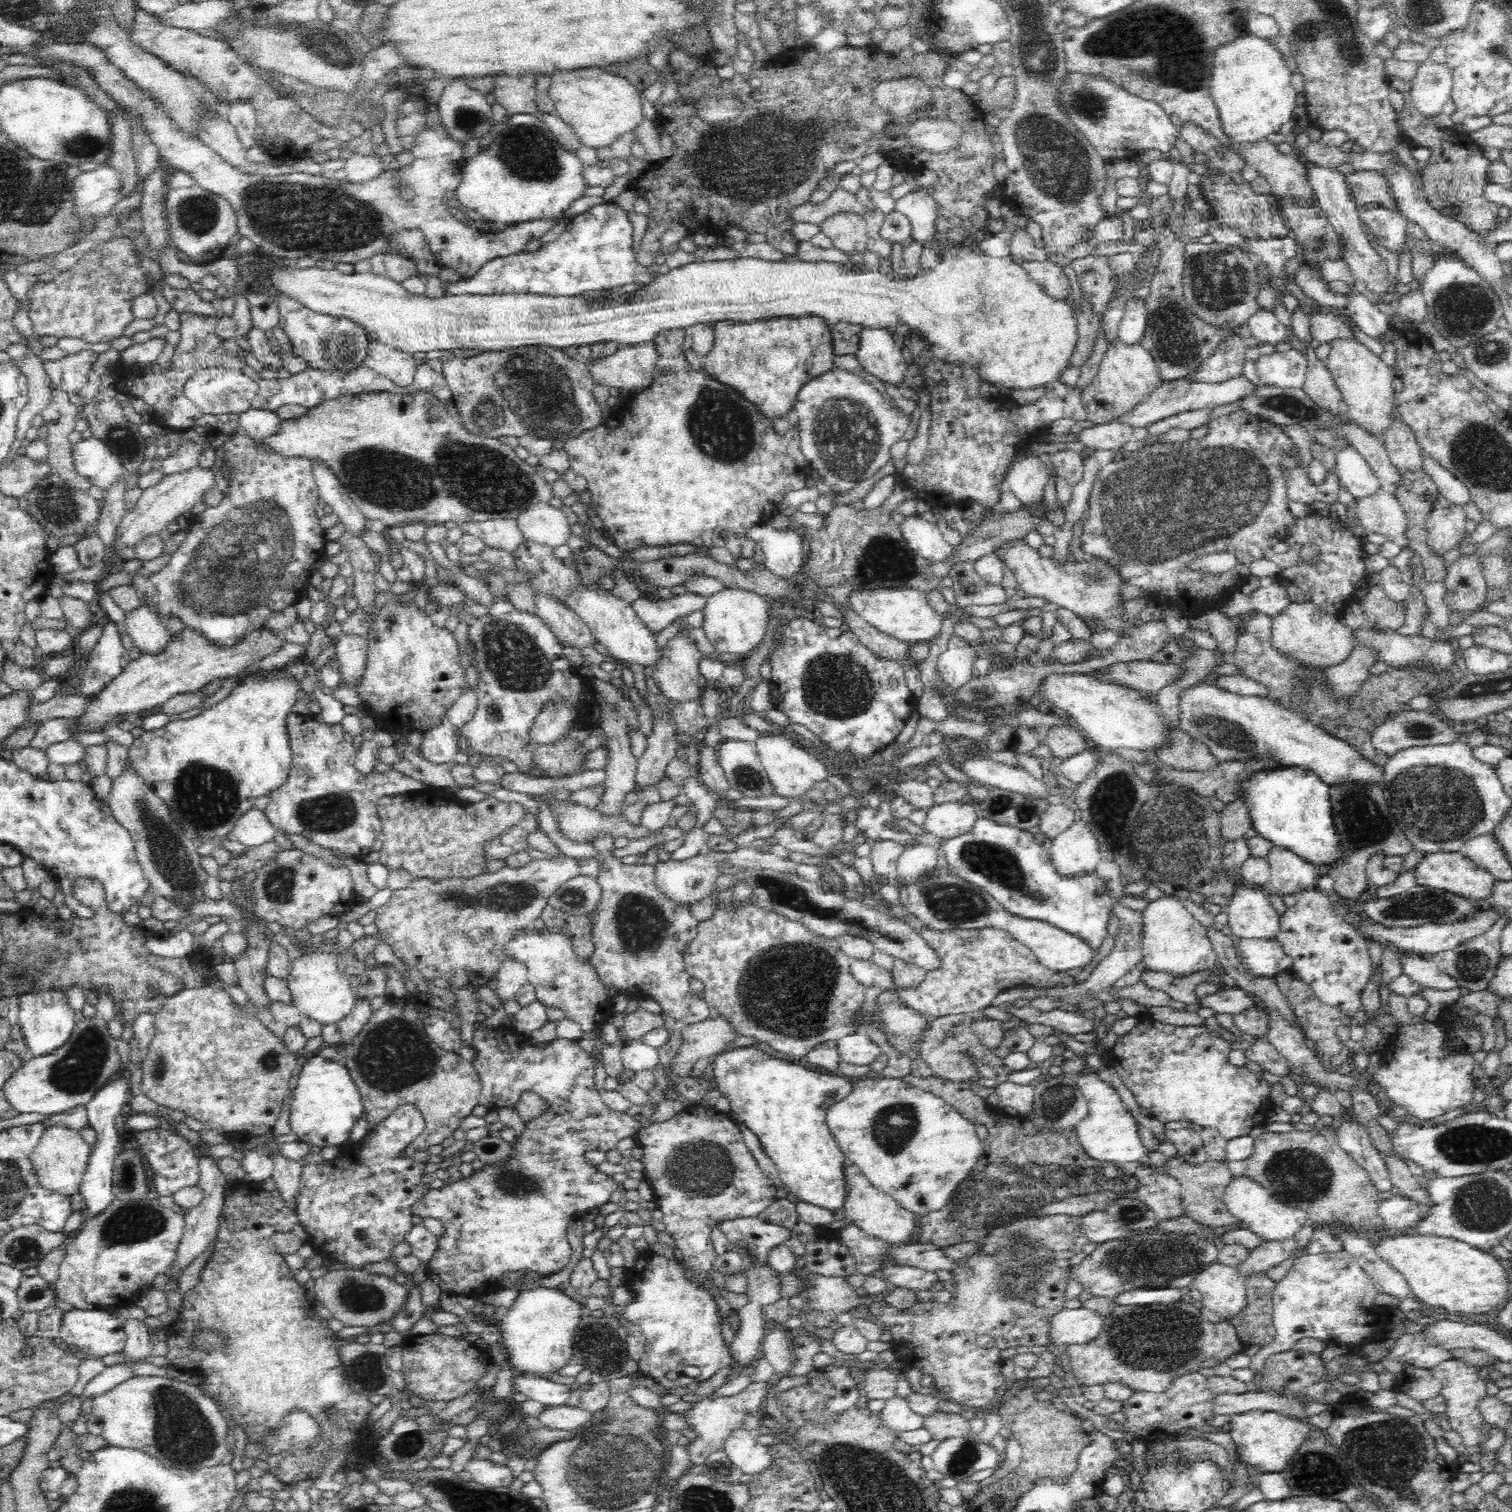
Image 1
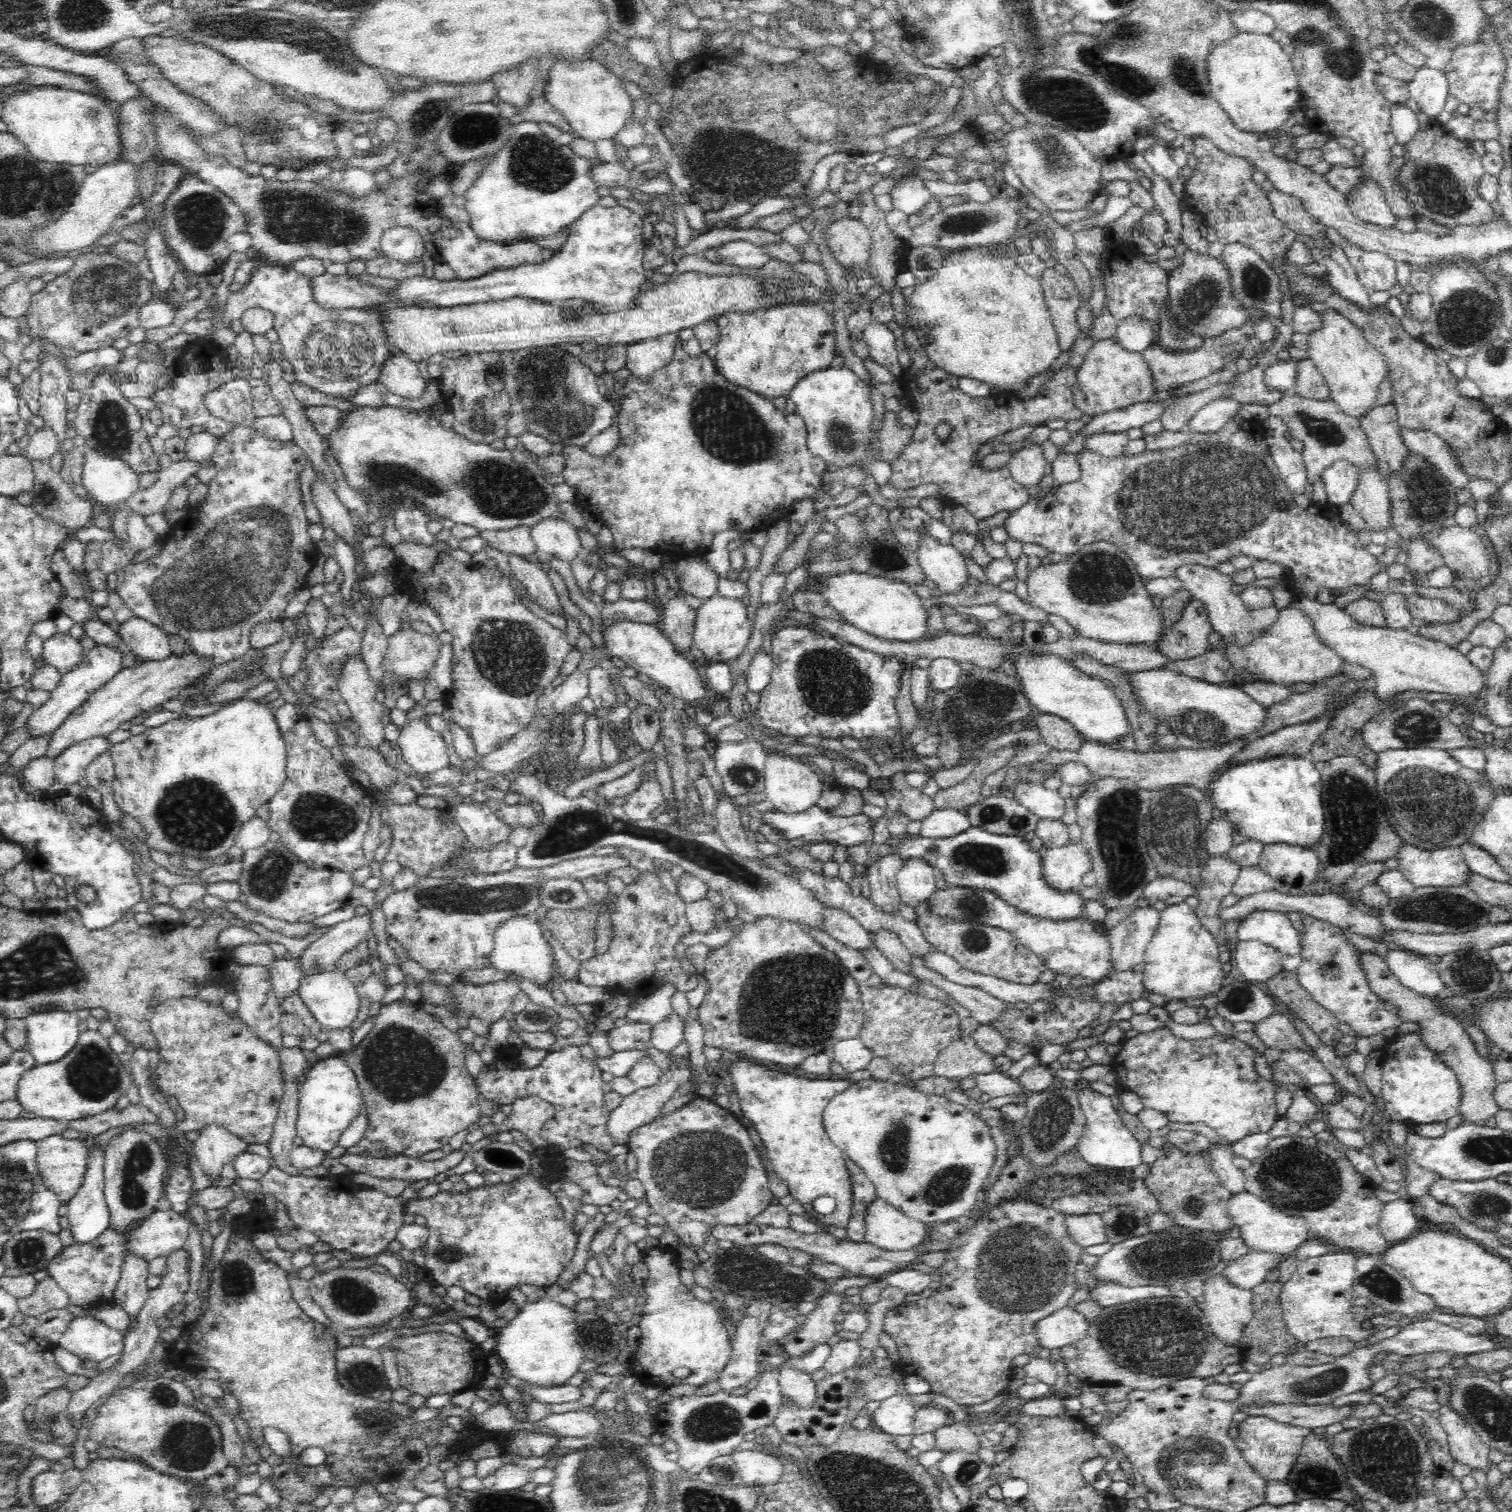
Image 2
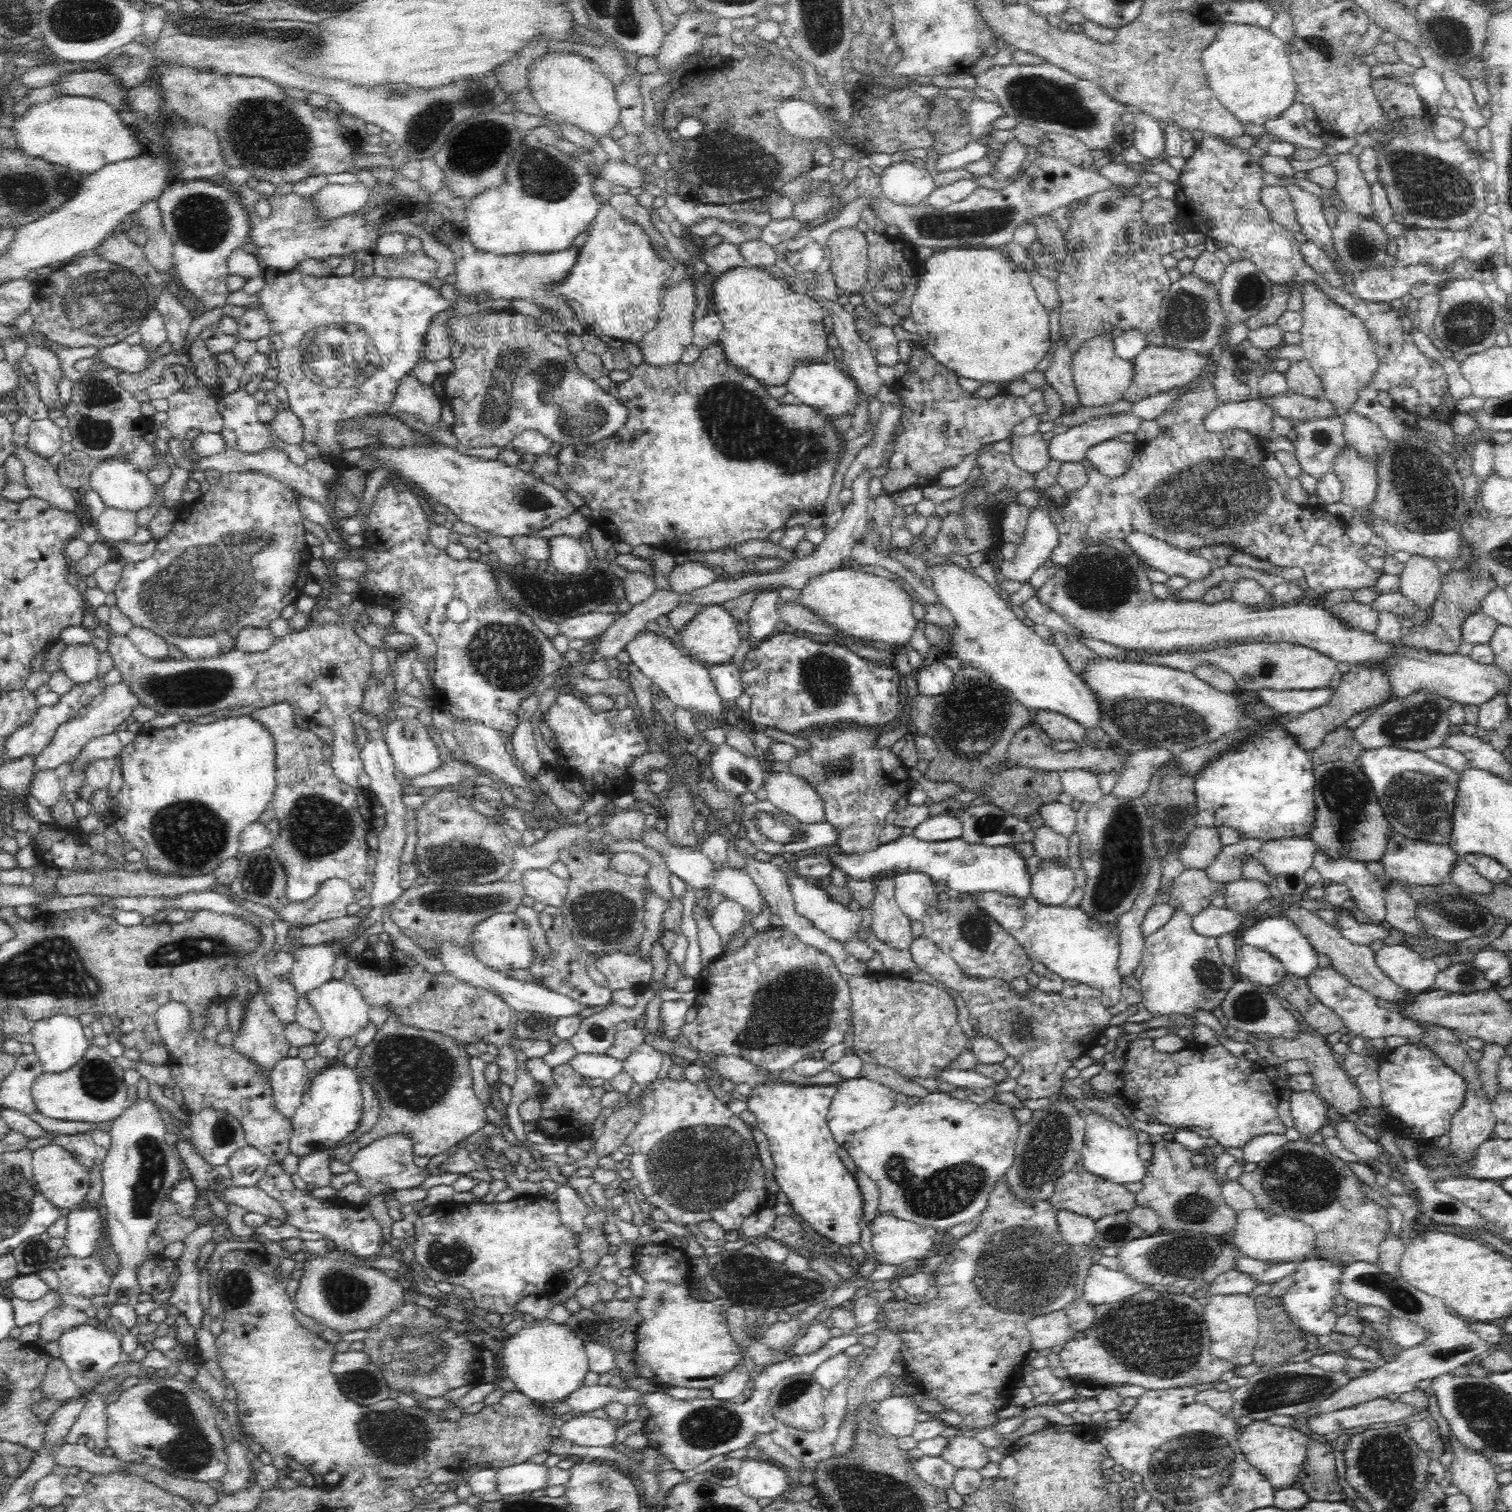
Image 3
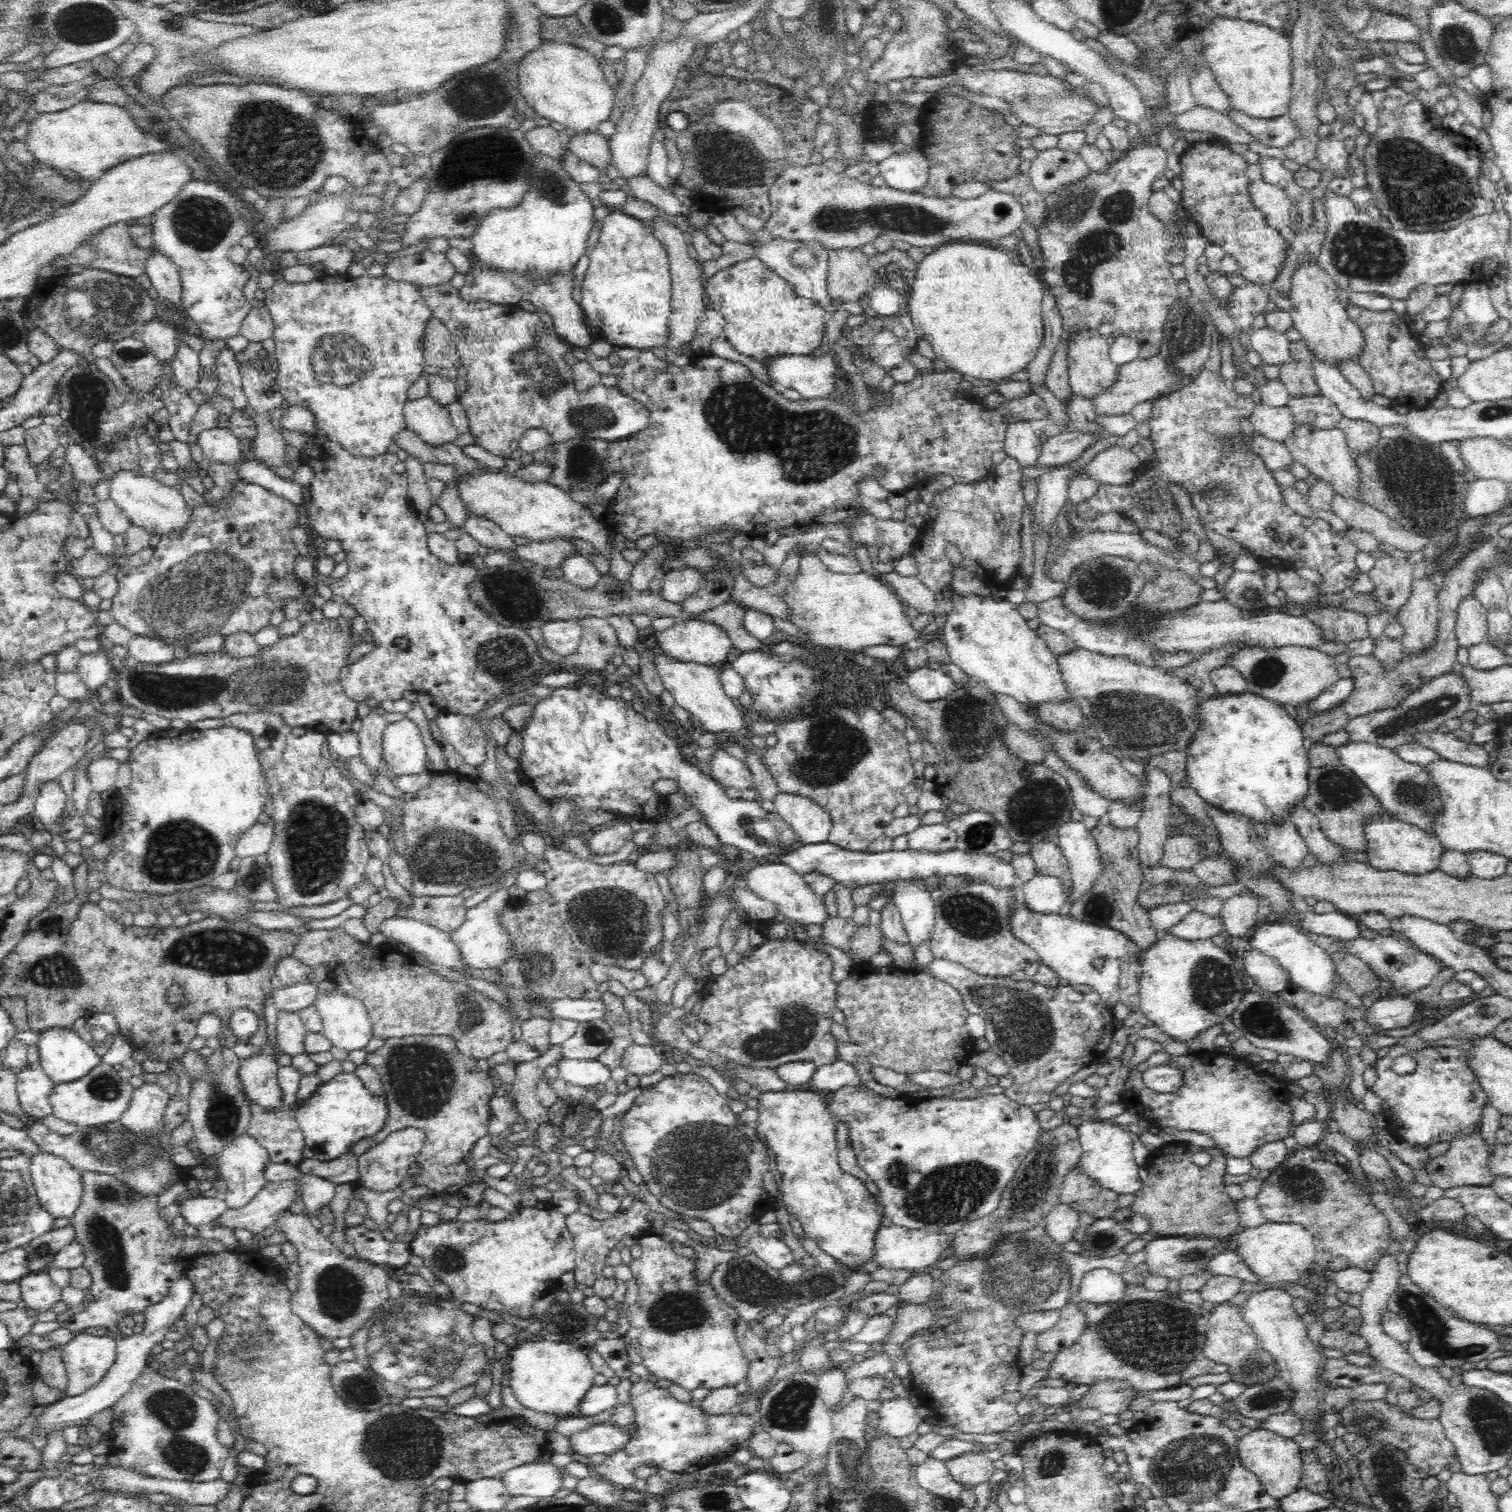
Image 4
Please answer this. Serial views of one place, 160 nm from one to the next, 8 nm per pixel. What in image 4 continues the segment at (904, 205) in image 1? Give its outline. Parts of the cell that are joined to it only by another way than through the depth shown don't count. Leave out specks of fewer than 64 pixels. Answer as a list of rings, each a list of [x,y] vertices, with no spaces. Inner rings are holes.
[[[915,148],[912,152],[892,154],[877,166],[886,185],[896,190],[920,193],[926,184],[930,168],[924,155]]]

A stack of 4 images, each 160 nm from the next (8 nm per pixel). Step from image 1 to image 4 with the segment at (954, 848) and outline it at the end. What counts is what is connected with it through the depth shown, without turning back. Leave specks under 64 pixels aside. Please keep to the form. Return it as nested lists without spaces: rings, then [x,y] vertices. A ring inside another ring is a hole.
[[[835,841],[822,844],[798,845],[790,850],[770,858],[771,861],[787,866],[794,874],[804,878],[807,875],[822,875],[850,889],[869,884],[884,884],[892,881],[911,881],[927,879],[932,876],[948,875],[970,877],[970,881],[984,882],[995,887],[1021,885],[1014,868],[992,854],[976,854],[952,850],[946,854],[914,852],[909,848],[890,850],[882,854],[868,854],[865,850],[852,852],[838,846]]]

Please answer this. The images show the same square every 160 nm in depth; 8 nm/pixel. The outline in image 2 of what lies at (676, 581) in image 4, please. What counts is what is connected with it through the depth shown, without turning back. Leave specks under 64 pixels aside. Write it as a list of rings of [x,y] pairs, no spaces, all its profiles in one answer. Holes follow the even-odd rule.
[[[702,558],[679,559],[675,562],[675,575],[680,591],[702,600],[710,599],[716,594],[718,577],[715,572],[702,562]]]

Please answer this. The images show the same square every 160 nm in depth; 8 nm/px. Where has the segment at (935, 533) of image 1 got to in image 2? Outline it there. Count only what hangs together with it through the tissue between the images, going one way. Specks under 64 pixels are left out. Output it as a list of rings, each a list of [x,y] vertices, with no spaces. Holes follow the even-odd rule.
[[[921,534],[916,553],[924,576],[936,584],[942,595],[952,596],[967,588],[971,575],[965,558],[950,543],[940,544]]]

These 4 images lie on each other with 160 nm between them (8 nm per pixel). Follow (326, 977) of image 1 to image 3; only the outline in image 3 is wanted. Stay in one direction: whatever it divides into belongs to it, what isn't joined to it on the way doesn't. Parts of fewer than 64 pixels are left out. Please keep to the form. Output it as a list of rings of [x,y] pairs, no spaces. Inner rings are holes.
[[[332,979],[326,984],[322,984],[316,990],[312,990],[306,996],[308,1002],[318,1011],[322,1021],[322,1028],[328,1035],[334,1036],[339,1040],[346,1038],[356,1038],[360,1030],[364,1030],[370,1024],[368,1011],[371,1006],[366,1002],[358,987],[343,980]]]

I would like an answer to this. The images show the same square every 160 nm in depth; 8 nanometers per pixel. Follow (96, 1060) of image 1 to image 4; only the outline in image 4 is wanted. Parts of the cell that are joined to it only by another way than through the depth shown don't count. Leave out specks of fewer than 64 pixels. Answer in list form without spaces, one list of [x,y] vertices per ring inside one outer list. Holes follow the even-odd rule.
[[[101,1062],[90,1075],[82,1078],[82,1081],[56,1085],[49,1102],[54,1116],[70,1123],[73,1128],[82,1129],[119,1121],[131,1102],[133,1090],[129,1080],[121,1078],[114,1068]]]

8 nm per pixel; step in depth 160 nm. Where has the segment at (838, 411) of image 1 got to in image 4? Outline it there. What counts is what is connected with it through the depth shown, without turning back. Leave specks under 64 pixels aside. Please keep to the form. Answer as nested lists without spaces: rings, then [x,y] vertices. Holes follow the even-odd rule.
[[[826,351],[818,358],[812,355],[778,355],[762,360],[770,380],[784,388],[794,388],[802,399],[826,398],[836,388],[836,353]]]

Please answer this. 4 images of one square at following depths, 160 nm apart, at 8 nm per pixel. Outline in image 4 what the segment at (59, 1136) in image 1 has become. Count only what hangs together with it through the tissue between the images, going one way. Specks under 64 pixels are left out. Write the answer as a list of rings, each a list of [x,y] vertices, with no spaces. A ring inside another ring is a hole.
[[[50,1153],[32,1157],[29,1167],[40,1207],[50,1214],[56,1224],[67,1222],[75,1214],[82,1198],[83,1184],[79,1170],[76,1170],[66,1159]]]

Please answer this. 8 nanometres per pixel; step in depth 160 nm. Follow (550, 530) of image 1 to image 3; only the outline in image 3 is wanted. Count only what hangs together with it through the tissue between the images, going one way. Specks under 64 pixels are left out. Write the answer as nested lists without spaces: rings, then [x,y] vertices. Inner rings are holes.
[[[554,536],[550,541],[550,562],[559,573],[580,575],[591,564],[579,538],[572,536]]]

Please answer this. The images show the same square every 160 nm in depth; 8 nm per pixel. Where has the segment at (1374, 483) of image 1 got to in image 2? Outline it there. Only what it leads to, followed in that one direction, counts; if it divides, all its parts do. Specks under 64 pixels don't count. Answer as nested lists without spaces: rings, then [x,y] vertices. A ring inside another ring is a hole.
[[[1342,460],[1334,462],[1322,473],[1321,479],[1326,489],[1327,501],[1332,505],[1349,502],[1357,485],[1357,466]]]

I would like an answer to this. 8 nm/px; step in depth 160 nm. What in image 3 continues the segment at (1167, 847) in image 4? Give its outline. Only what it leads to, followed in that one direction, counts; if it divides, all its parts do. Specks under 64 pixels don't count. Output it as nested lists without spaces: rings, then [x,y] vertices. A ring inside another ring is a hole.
[[[1196,826],[1186,835],[1177,850],[1175,860],[1178,860],[1185,869],[1205,870],[1212,864],[1213,858],[1222,847],[1215,827]]]

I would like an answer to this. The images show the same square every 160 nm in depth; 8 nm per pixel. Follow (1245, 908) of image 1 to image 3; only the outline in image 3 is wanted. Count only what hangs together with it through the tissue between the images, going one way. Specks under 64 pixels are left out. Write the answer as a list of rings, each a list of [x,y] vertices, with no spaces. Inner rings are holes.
[[[1281,916],[1268,917],[1255,922],[1240,934],[1240,942],[1258,950],[1264,950],[1277,958],[1287,970],[1287,974],[1308,979],[1314,976],[1318,966],[1318,954],[1309,940],[1298,930],[1298,927],[1287,918]]]

